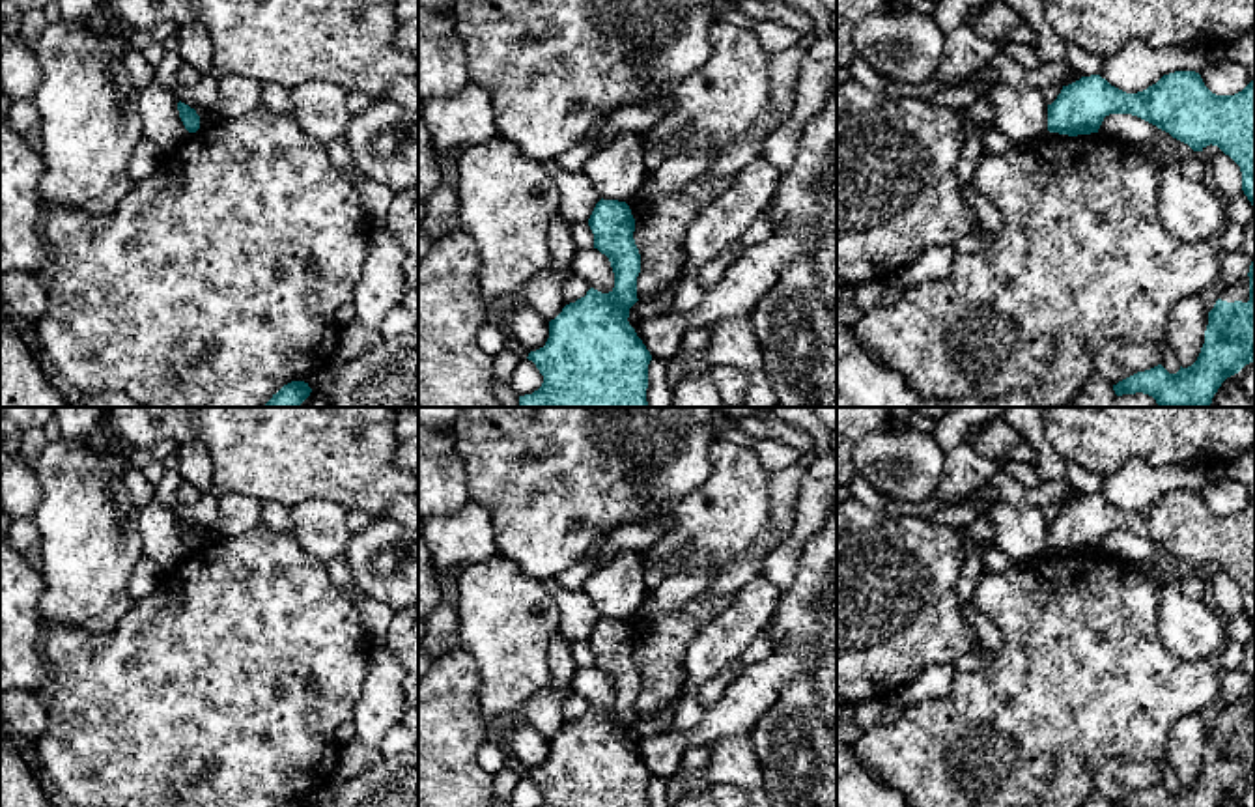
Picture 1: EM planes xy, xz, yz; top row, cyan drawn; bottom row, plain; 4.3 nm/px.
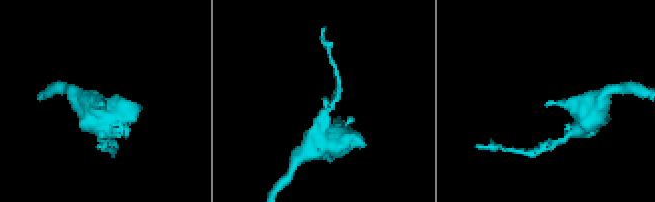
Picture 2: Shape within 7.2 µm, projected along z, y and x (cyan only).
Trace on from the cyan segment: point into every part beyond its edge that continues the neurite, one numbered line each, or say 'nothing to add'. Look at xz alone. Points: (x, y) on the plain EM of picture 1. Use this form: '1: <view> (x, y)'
nothing to add

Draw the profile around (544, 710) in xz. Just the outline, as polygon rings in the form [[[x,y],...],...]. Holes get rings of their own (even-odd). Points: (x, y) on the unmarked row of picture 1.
[[[555,633],[549,644],[549,686],[536,693],[523,708],[525,721],[549,740],[566,725],[562,704],[571,695],[571,680],[577,667],[570,652],[570,641]]]

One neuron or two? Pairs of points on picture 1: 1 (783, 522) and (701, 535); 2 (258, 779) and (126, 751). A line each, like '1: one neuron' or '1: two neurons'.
1: two neurons
2: one neuron

